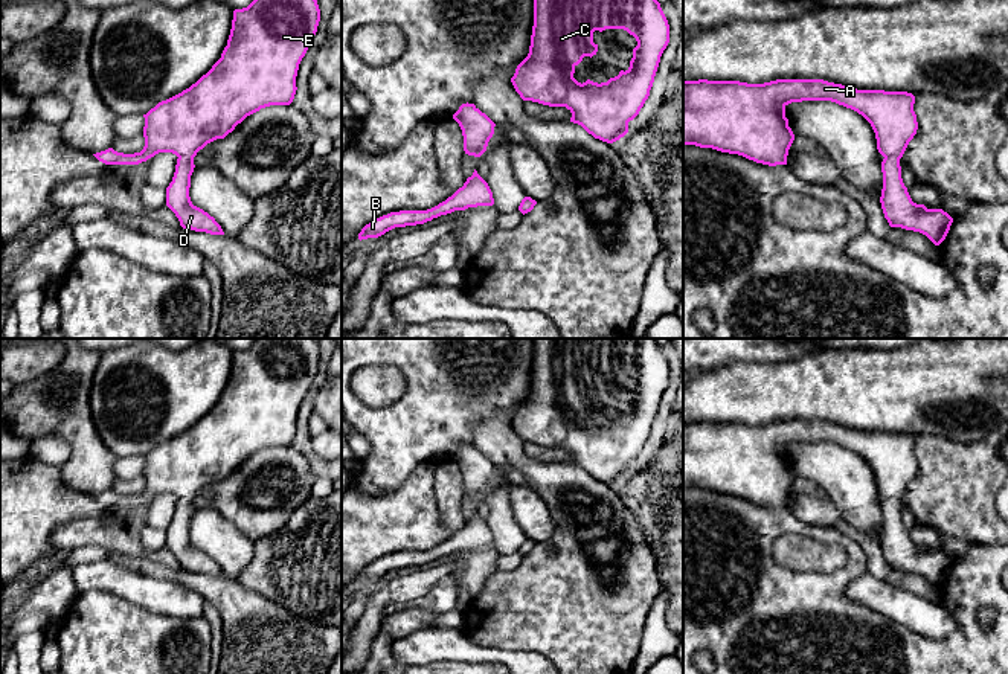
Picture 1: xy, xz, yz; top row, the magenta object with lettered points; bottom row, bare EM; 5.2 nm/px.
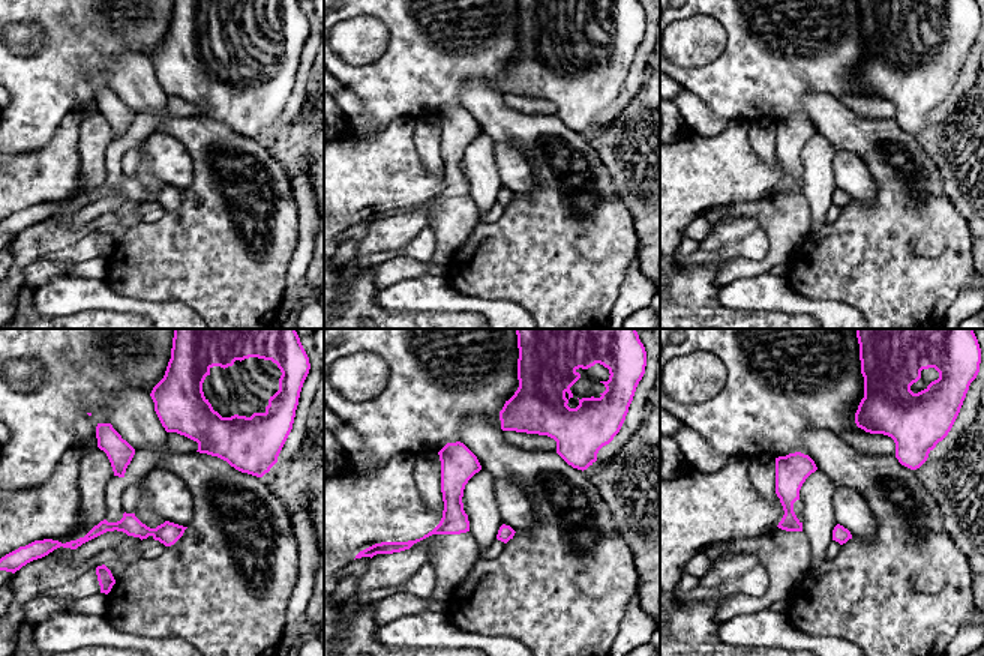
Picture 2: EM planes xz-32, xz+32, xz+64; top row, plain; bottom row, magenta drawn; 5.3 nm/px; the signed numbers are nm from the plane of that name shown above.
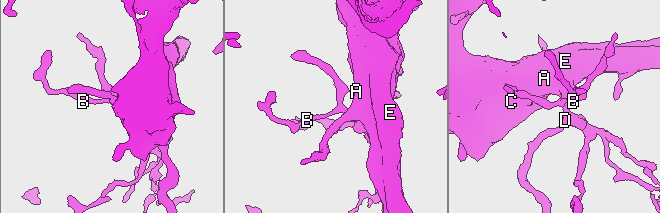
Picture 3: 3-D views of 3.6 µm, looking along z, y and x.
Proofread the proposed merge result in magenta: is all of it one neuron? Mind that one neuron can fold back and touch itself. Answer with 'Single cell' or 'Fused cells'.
Single cell

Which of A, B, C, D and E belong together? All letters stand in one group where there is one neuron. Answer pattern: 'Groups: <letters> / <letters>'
Groups: A B C D E

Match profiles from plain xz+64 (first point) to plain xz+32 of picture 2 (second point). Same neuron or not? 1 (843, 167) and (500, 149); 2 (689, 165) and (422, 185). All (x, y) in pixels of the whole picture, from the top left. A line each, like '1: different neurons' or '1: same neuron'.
1: same neuron
2: same neuron

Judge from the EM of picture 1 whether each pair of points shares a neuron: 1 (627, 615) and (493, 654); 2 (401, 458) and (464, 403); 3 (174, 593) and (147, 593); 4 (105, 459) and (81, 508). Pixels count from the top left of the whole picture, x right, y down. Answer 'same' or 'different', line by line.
1: different
2: same
3: same
4: different

